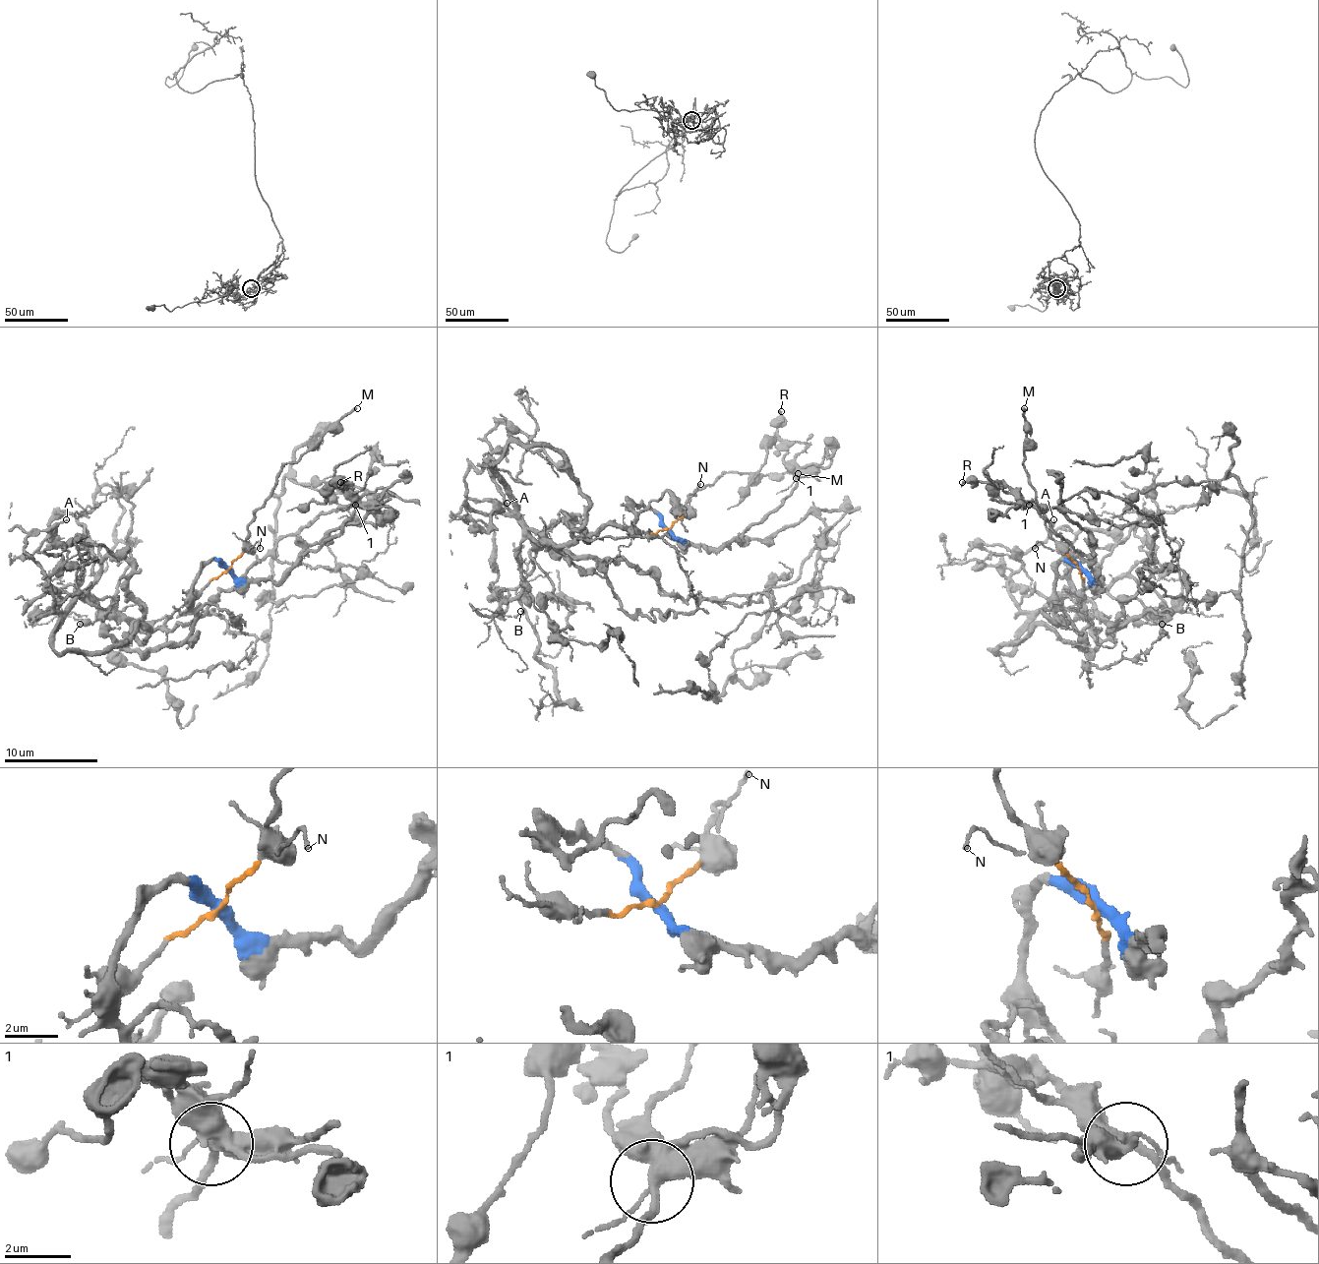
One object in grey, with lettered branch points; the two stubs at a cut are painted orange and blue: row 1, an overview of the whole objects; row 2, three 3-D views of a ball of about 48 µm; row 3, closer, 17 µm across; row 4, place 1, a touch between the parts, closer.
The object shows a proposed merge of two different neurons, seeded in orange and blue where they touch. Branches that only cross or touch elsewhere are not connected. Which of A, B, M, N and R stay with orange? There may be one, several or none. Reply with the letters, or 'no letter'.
M, N

